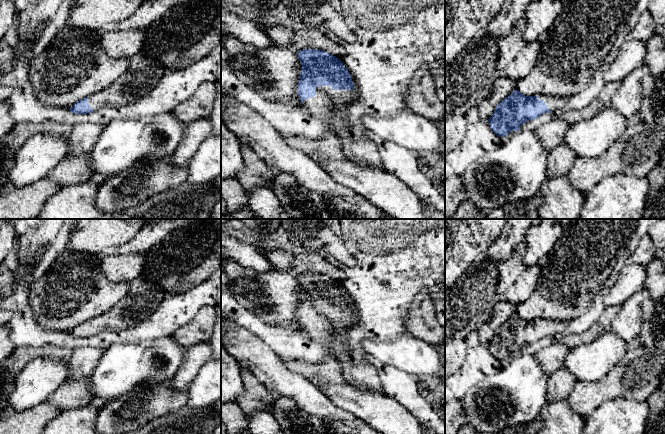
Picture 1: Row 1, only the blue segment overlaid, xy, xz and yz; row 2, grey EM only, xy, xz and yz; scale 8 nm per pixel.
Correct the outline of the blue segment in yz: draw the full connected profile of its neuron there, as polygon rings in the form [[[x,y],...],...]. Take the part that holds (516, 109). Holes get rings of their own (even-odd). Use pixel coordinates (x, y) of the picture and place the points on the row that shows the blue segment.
[[[515,89],[496,106],[488,122],[497,136],[504,137],[509,132],[519,131],[520,126],[527,121],[544,113],[561,110],[567,102],[568,98],[563,97],[525,96]]]

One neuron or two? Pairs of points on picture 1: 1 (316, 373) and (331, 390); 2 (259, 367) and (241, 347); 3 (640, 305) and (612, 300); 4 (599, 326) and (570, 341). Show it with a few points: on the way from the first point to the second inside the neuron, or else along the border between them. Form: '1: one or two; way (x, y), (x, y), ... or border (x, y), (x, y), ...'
1: two; border (346, 381), (344, 383), (324, 384), (320, 387)
2: one; way (256, 362), (246, 352)
3: two; border (643, 288), (632, 293), (621, 304)
4: one; way (592, 333), (577, 339)

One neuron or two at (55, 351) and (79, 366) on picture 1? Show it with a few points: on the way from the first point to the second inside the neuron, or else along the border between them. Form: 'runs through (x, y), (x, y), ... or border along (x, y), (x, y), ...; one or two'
border along (74, 349), (65, 360); two

